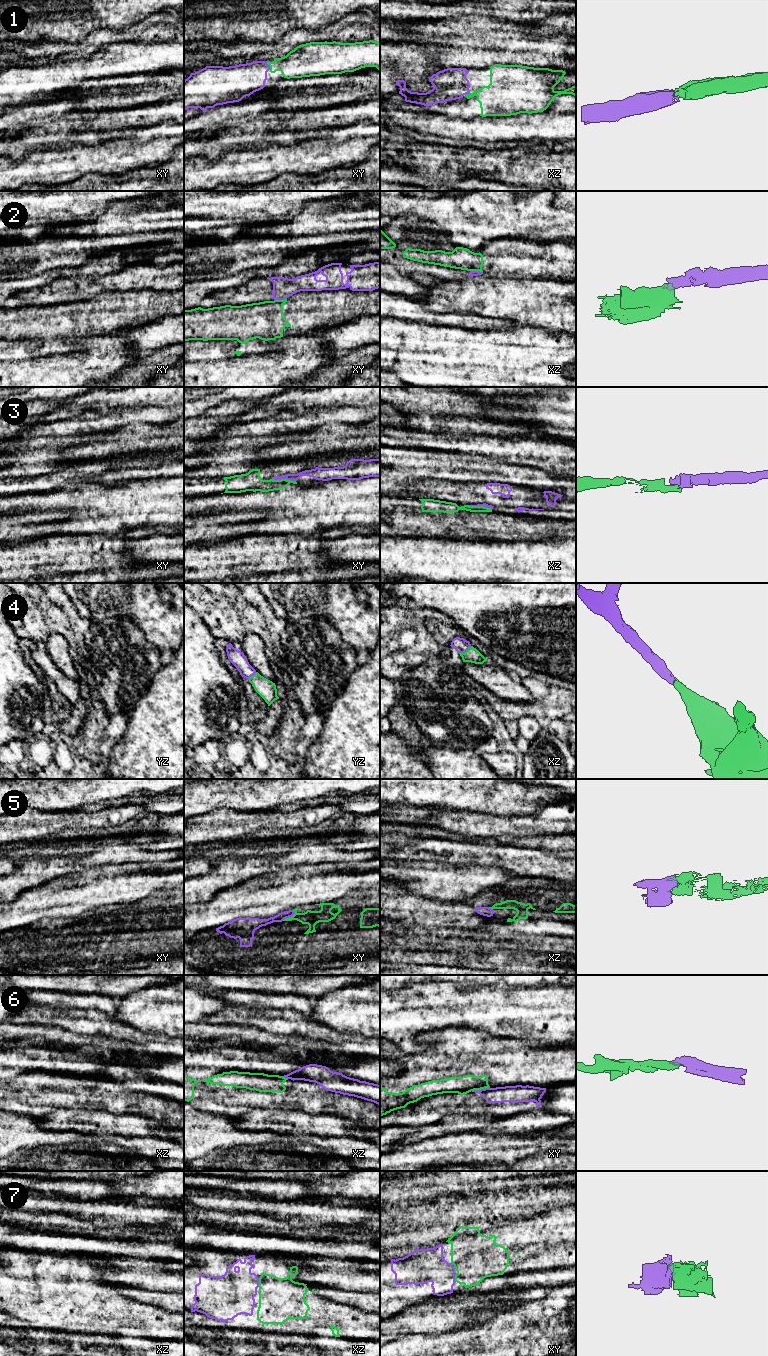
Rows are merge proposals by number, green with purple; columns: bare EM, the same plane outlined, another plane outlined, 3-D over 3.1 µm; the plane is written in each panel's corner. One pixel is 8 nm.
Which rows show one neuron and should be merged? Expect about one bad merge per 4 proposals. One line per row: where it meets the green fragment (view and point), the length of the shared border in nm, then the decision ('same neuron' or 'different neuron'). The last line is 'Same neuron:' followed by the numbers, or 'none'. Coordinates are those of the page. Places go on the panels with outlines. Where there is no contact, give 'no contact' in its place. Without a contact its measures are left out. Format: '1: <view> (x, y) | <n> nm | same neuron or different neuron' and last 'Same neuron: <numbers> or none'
1: xy (268, 64) | 80 nm | same neuron
2: xy (280, 300) | 110 nm | different neuron
3: xy (284, 479) | 190 nm | different neuron
4: xz (466, 651) | 120 nm | same neuron
5: xy (289, 917) | 130 nm | same neuron
6: xy (480, 1089) | 150 nm | different neuron
7: xz (259, 1282) | 70 nm | same neuron
Same neuron: 1, 4, 5, 7

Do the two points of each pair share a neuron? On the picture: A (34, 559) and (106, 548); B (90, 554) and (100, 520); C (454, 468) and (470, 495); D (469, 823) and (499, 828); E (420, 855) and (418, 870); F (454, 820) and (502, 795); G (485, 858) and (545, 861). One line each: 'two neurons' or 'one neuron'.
A: one neuron
B: two neurons
C: two neurons
D: one neuron
E: two neurons
F: two neurons
G: one neuron

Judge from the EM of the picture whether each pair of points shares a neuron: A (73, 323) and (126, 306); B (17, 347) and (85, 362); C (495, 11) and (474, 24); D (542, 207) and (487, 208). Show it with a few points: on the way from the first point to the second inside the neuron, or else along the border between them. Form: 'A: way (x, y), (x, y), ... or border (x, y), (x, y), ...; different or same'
A: way (86, 318), (113, 312); same
B: way (34, 364), (68, 364); same
C: border (464, 14), (484, 15), (510, 21); different
D: way (528, 207), (501, 208); same

